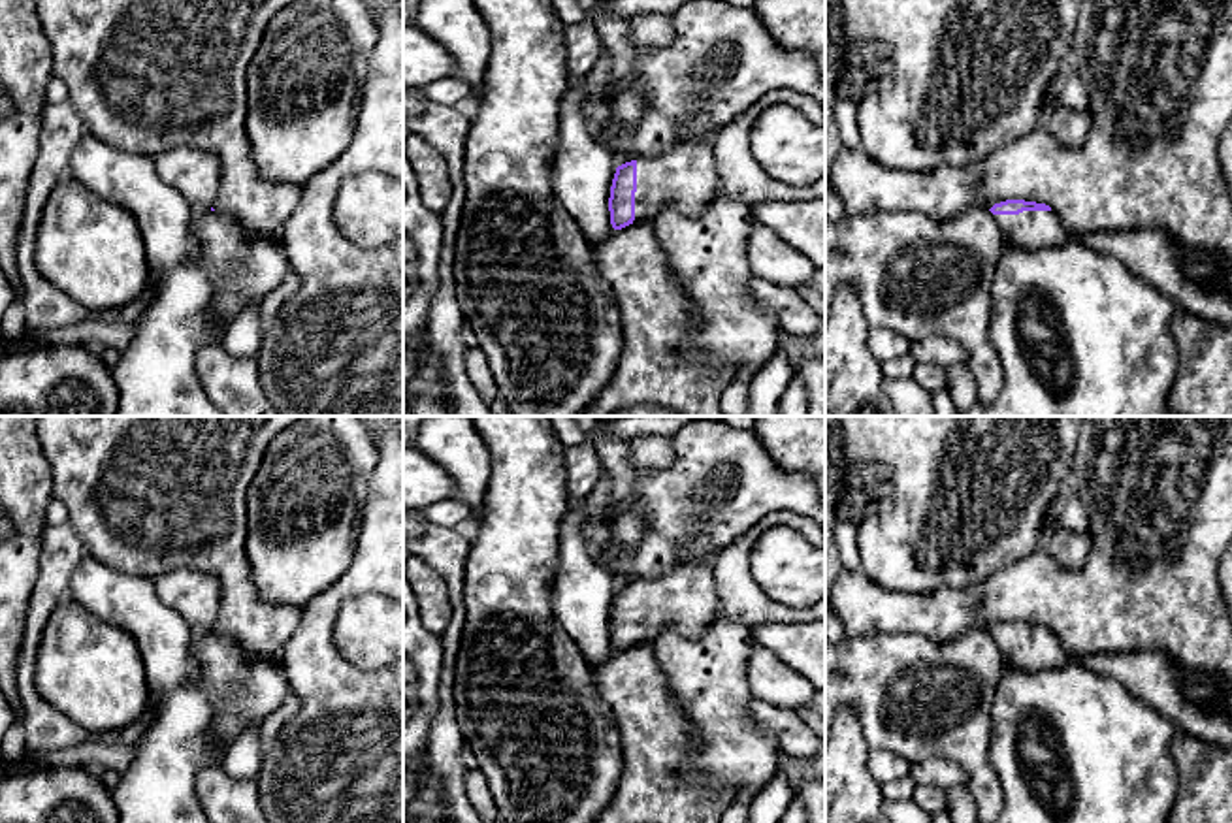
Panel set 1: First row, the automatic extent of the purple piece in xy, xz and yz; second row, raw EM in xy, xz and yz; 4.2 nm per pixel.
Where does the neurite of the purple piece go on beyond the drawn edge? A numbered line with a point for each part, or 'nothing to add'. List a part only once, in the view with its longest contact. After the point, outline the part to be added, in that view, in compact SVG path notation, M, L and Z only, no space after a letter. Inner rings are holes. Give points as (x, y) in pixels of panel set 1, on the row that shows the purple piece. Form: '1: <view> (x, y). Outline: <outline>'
1: xz (686, 176). Outline: M716 134L676 141L654 156L637 158L635 220L654 220L667 205L688 217L699 215L720 190L714 158Z

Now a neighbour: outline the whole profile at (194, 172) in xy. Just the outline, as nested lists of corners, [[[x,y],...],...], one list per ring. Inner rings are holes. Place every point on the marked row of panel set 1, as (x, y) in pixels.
[[[177,147],[154,156],[158,175],[188,202],[196,215],[213,207],[220,160],[203,149]]]

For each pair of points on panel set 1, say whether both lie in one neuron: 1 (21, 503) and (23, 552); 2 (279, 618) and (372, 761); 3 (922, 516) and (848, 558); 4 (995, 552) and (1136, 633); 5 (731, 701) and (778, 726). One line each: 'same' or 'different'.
1: same
2: different
3: different
4: different
5: different

